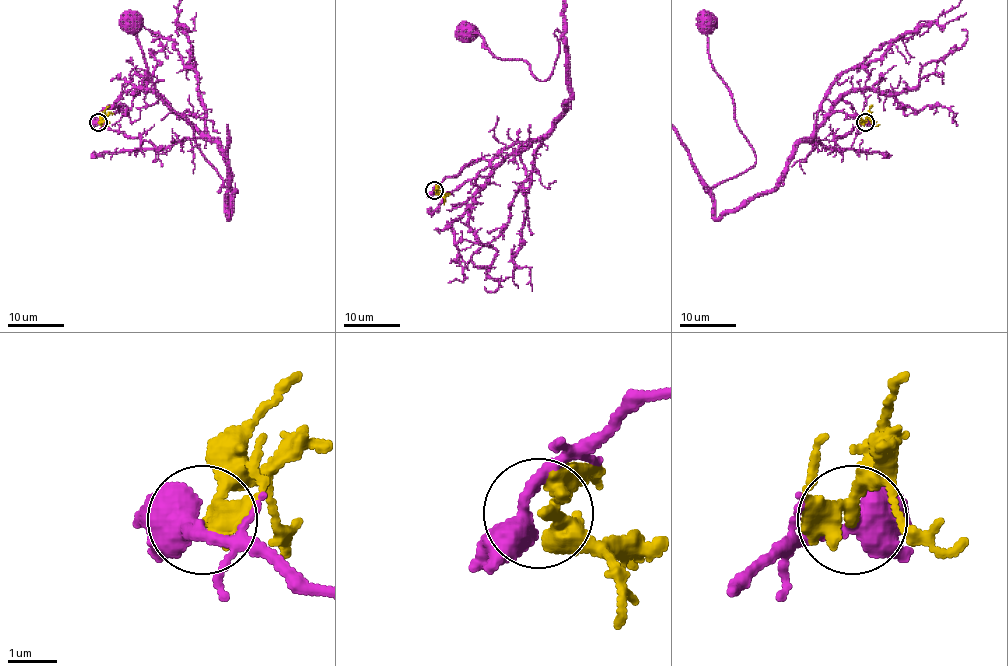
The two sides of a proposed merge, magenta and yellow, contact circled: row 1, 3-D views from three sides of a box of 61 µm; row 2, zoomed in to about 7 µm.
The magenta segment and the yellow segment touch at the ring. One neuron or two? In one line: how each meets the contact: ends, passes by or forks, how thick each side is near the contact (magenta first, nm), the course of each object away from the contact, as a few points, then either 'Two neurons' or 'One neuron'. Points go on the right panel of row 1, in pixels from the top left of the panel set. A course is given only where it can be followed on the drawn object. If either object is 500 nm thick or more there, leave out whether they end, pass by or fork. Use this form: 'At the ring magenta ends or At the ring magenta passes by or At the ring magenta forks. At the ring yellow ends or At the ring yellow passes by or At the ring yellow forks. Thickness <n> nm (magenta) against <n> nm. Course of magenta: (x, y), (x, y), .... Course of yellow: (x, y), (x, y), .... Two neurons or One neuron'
At the ring magenta passes by. At the ring yellow passes by. Thickness 480 nm (magenta) against 320 nm. Course of magenta: (865, 121), (834, 147), (805, 140), (771, 190), (717, 218), (704, 190), (756, 155), (704, 22). Course of yellow: (865, 121), (869, 117), (872, 123), (879, 124). Two neurons

